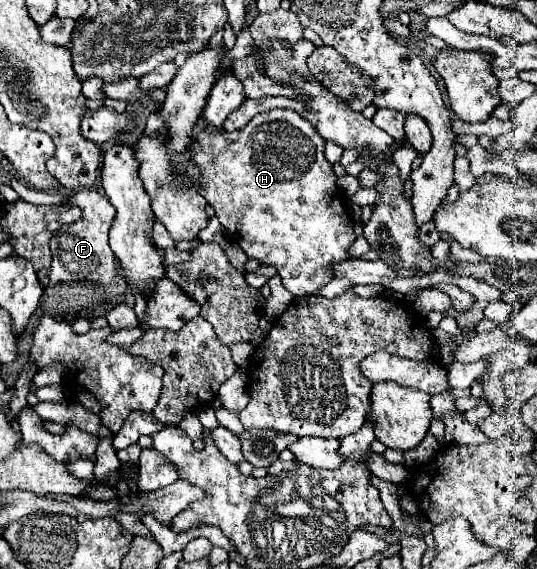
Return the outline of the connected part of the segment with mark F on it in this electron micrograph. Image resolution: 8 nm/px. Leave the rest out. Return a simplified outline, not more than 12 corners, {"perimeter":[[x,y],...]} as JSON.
{"perimeter":[[94,189],[64,205],[82,217],[50,241],[50,283],[110,283],[112,203]]}

